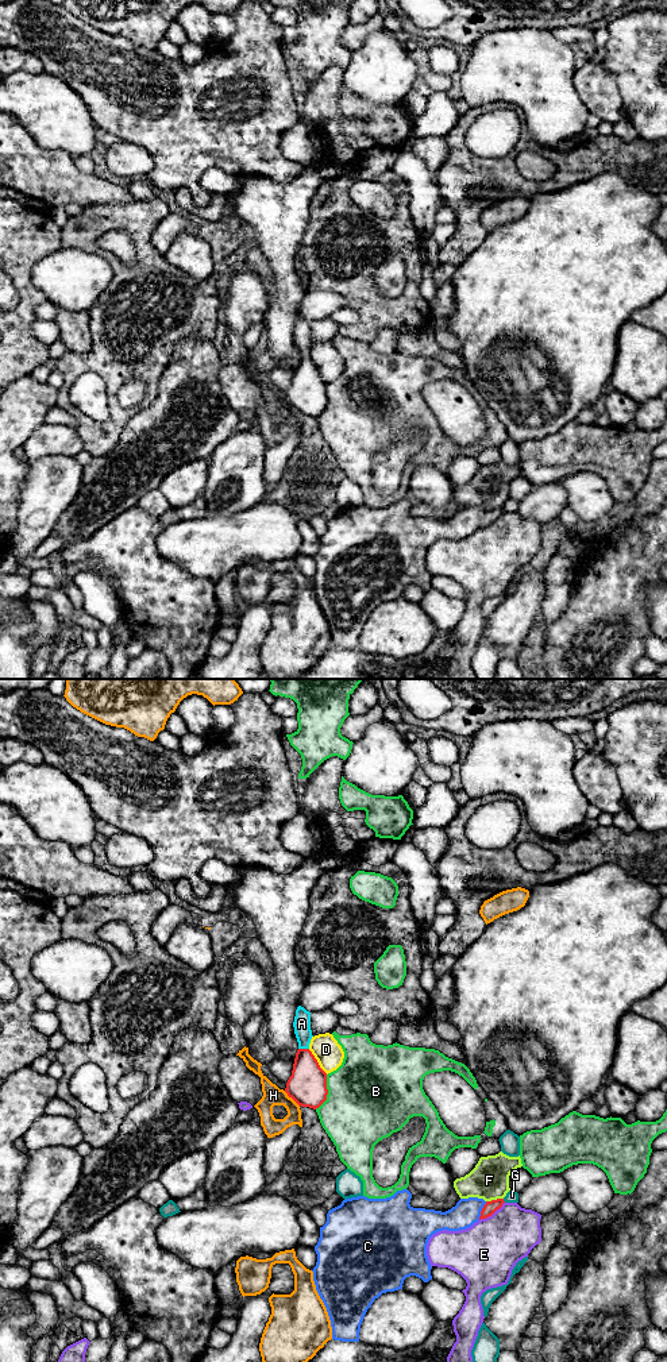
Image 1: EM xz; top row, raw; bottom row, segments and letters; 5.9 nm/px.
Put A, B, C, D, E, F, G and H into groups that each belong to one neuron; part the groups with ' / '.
A / B / C / D / E / F / G / H

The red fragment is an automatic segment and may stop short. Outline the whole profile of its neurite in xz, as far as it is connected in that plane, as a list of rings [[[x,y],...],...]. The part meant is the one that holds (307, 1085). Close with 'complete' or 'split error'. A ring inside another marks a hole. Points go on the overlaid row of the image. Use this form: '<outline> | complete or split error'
[[[301,1006],[296,1010],[293,1027],[298,1050],[285,1092],[298,1106],[316,1110],[327,1100],[327,1073],[320,1068],[317,1060],[309,1050],[309,1043],[313,1037],[311,1030],[311,1012]]] | split error

